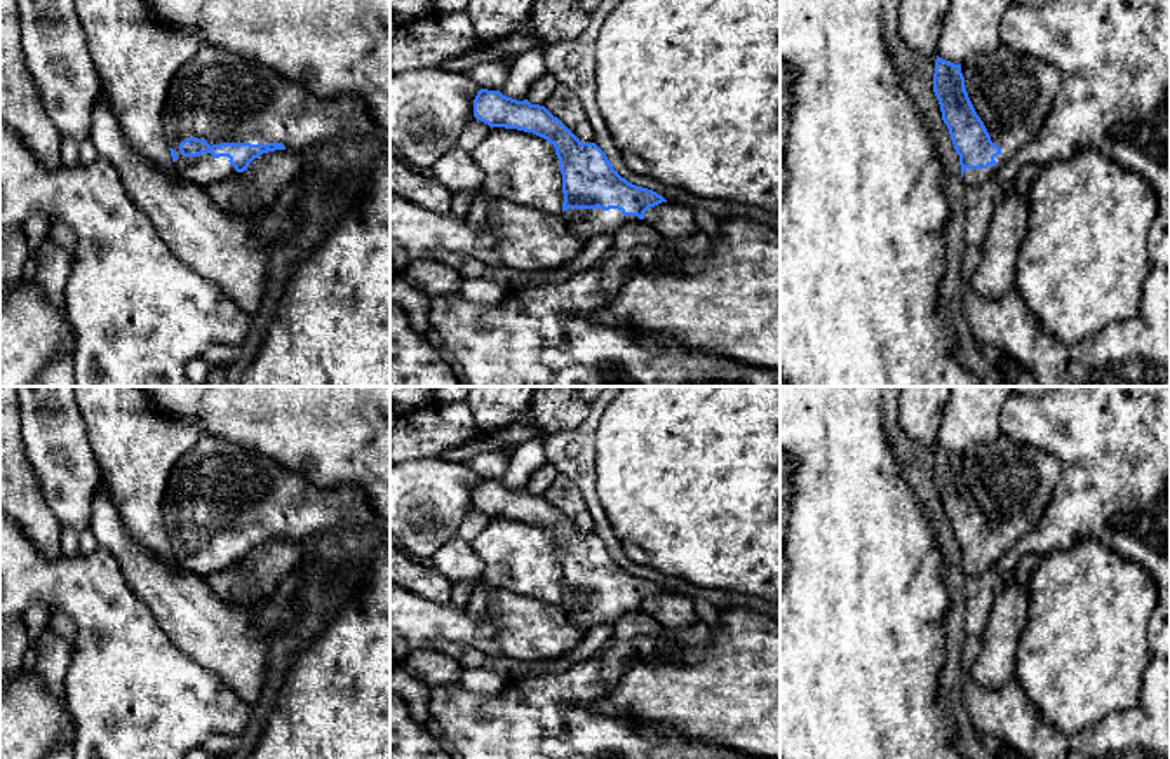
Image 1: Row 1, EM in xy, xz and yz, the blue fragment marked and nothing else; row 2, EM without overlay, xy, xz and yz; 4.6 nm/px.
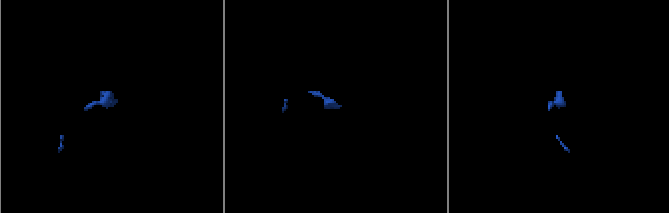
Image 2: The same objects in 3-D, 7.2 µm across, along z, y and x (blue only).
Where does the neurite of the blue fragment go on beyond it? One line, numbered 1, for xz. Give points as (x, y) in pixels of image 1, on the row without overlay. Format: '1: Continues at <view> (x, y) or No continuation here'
1: Continues at xz (585, 613)

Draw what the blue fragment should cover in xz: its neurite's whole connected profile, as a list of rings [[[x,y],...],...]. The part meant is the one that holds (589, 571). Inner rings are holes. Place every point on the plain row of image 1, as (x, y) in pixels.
[[[481,479],[474,489],[474,507],[491,519],[533,522],[555,538],[564,583],[561,606],[569,621],[585,632],[637,613],[649,597],[667,592],[656,581],[622,568],[595,533],[582,533],[545,496]]]

